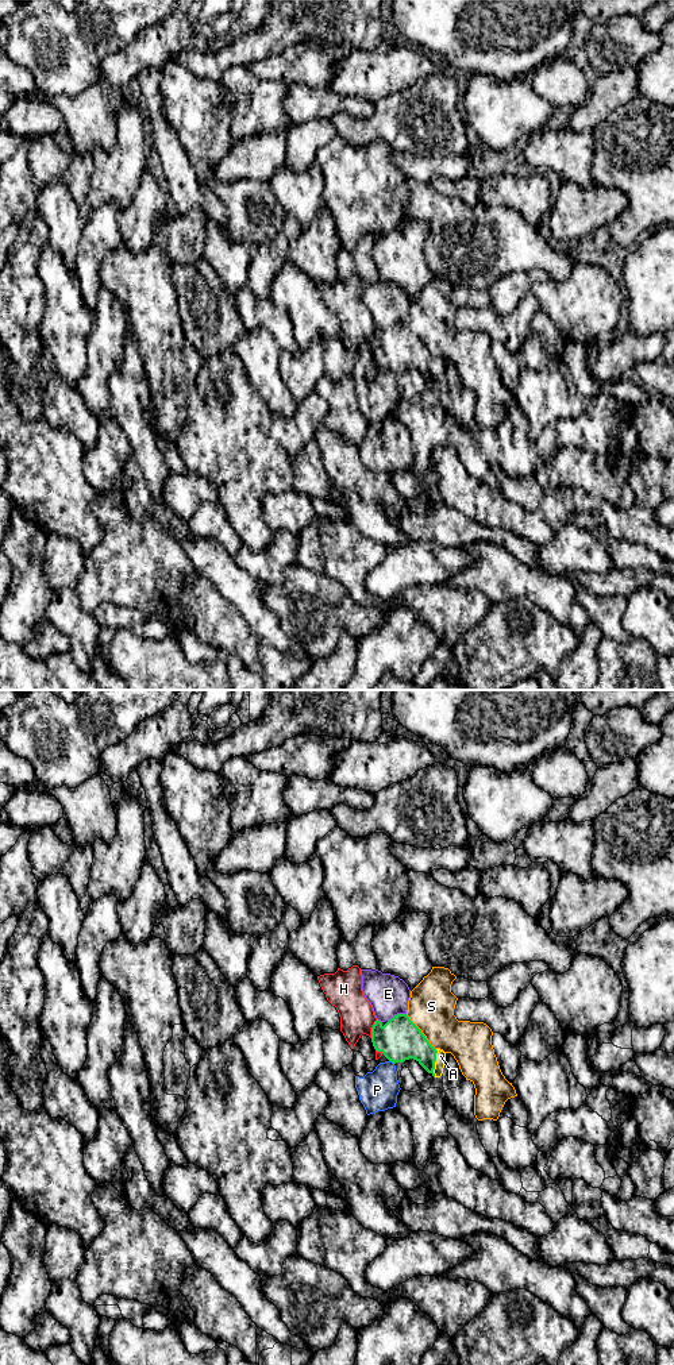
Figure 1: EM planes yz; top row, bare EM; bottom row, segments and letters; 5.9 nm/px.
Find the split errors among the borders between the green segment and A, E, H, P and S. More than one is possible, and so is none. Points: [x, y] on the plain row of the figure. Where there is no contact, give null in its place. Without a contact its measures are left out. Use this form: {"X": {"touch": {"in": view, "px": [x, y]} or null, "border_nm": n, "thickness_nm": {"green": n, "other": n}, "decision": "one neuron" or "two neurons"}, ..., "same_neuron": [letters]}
{"A": {"touch": {"in": "yz", "px": [434, 371]}, "border_nm": 170, "thickness_nm": {"green": 240, "other": 60}, "decision": "one neuron"}, "E": {"touch": {"in": "yz", "px": [397, 323]}, "border_nm": 130, "thickness_nm": {"green": 240, "other": 240}, "decision": "two neurons"}, "H": {"touch": {"in": "yz", "px": [372, 338]}, "border_nm": 120, "thickness_nm": {"green": 240, "other": 200}, "decision": "two neurons"}, "P": {"touch": {"in": "yz", "px": [392, 370]}, "border_nm": 40, "thickness_nm": {"green": 240, "other": 240}, "decision": "two neurons"}, "S": {"touch": {"in": "yz", "px": [420, 340]}, "border_nm": 280, "thickness_nm": {"green": 240, "other": 280}, "decision": "two neurons"}, "same_neuron": ["A"]}

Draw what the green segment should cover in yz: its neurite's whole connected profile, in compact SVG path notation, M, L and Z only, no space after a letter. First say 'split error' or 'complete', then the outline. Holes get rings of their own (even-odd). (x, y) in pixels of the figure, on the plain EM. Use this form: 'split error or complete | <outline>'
split error | M397 323L385 333L377 328L371 351L393 373L413 367L434 386L443 382L446 362L435 358L407 323Z

